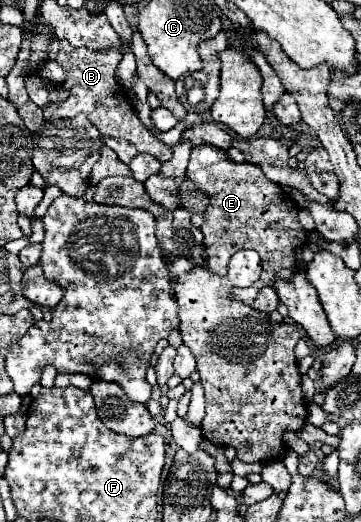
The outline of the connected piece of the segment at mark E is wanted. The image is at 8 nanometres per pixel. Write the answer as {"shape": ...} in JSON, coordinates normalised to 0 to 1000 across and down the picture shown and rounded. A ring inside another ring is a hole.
{"shape":[[[557,276],[529,287],[518,341],[529,341],[584,379],[568,402],[568,425],[557,433],[557,444],[568,452],[568,475],[579,487],[579,517],[590,517],[607,529],[629,529],[634,494],[673,475],[712,479],[729,498],[729,521],[717,540],[706,540],[690,552],[645,556],[657,575],[668,575],[673,582],[695,582],[729,548],[751,548],[762,529],[801,536],[817,525],[817,479],[850,464],[850,444],[823,421],[828,398],[817,395],[817,387],[795,375],[795,368],[778,356],[751,349],[717,318],[701,318],[690,310],[651,312],[629,305],[623,287]]]}

